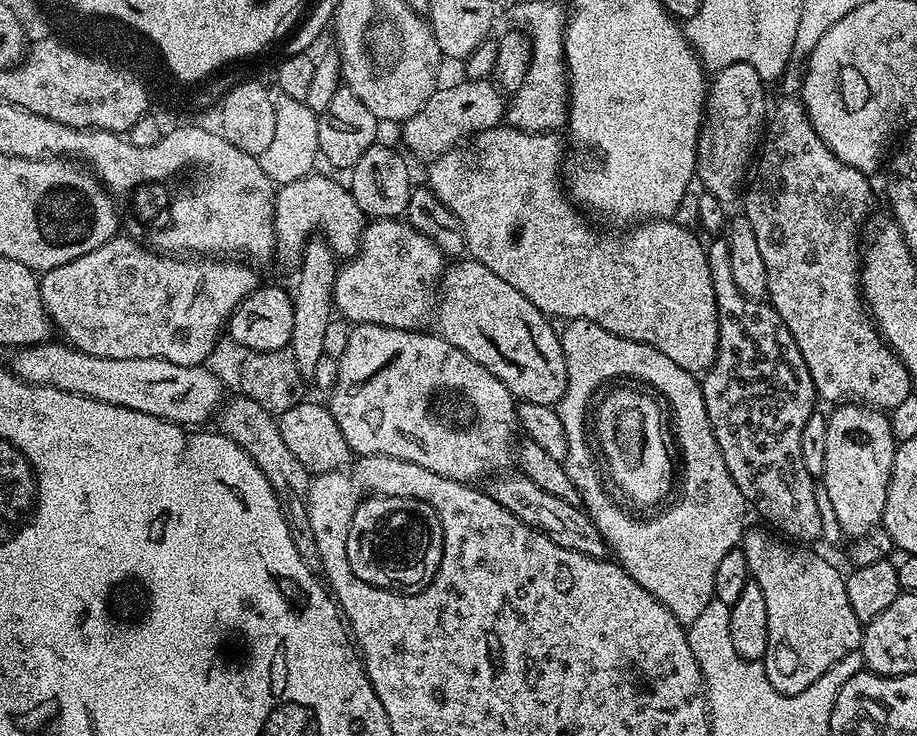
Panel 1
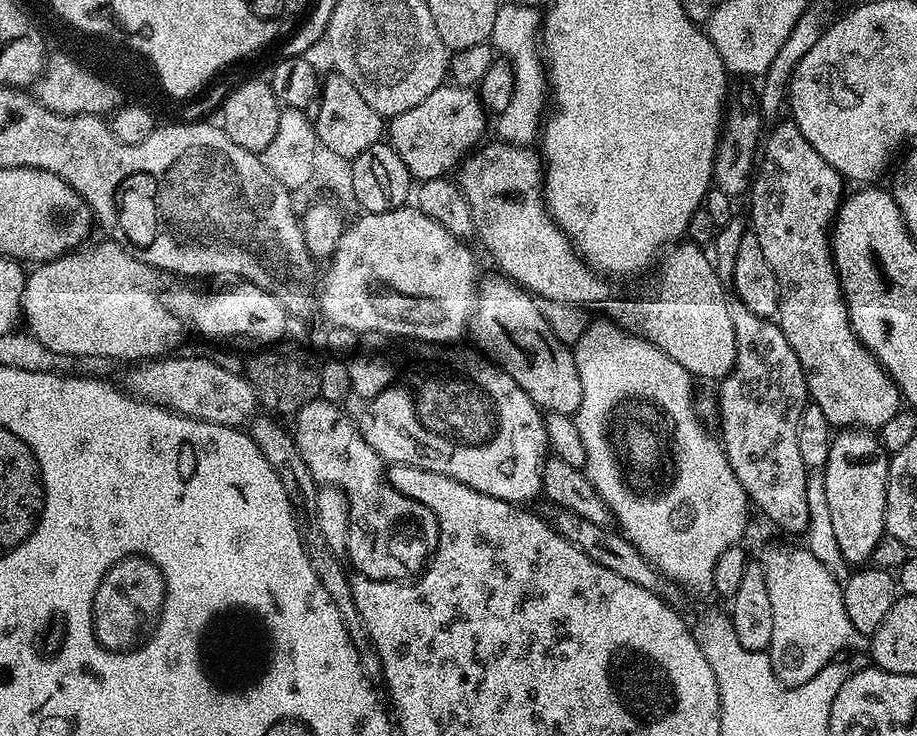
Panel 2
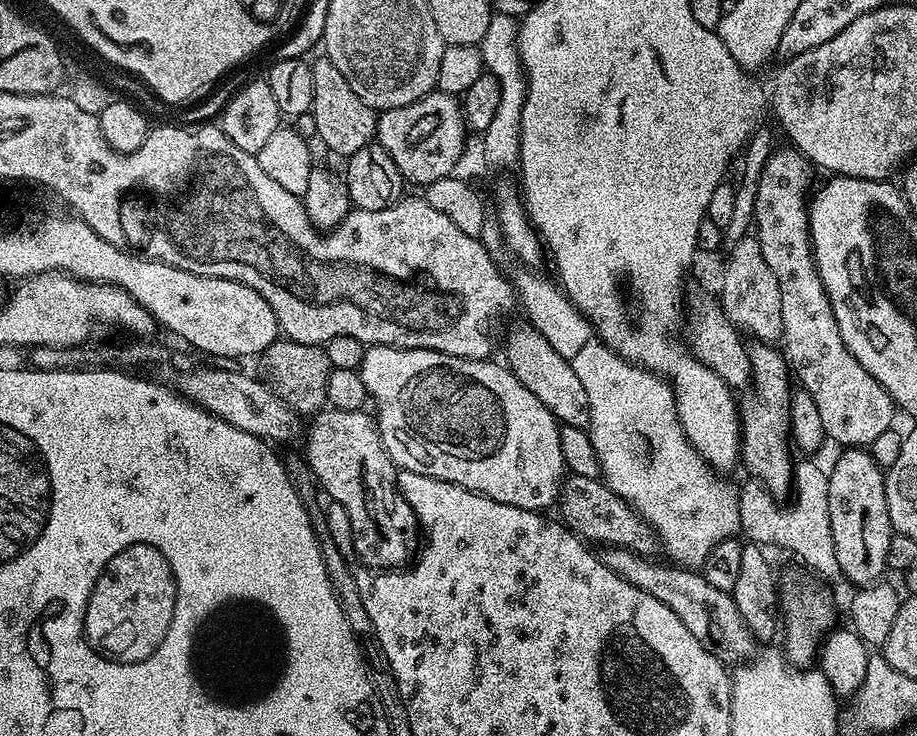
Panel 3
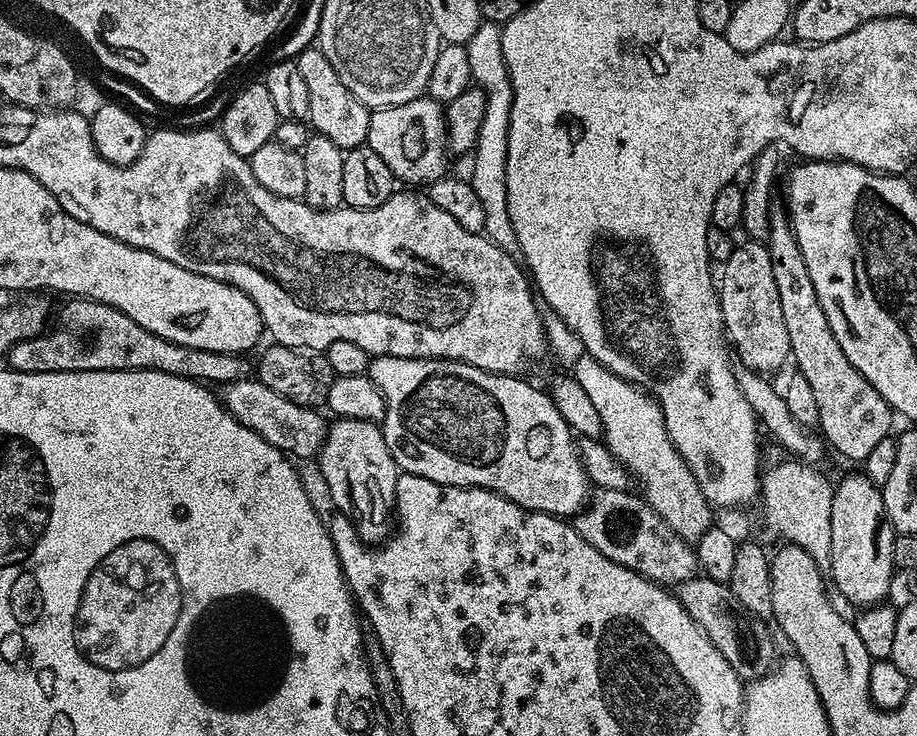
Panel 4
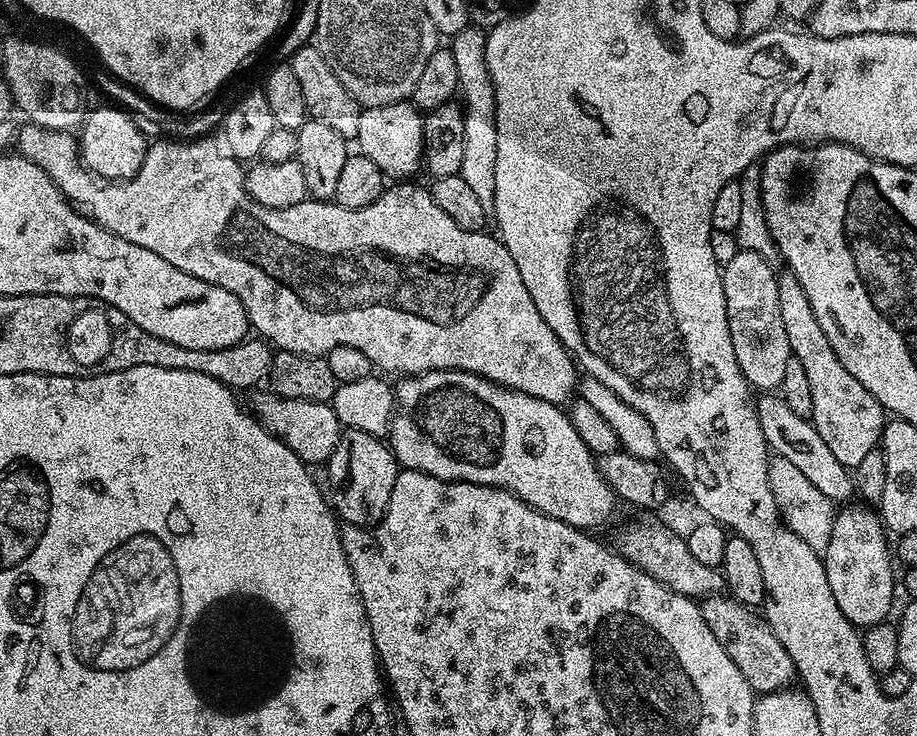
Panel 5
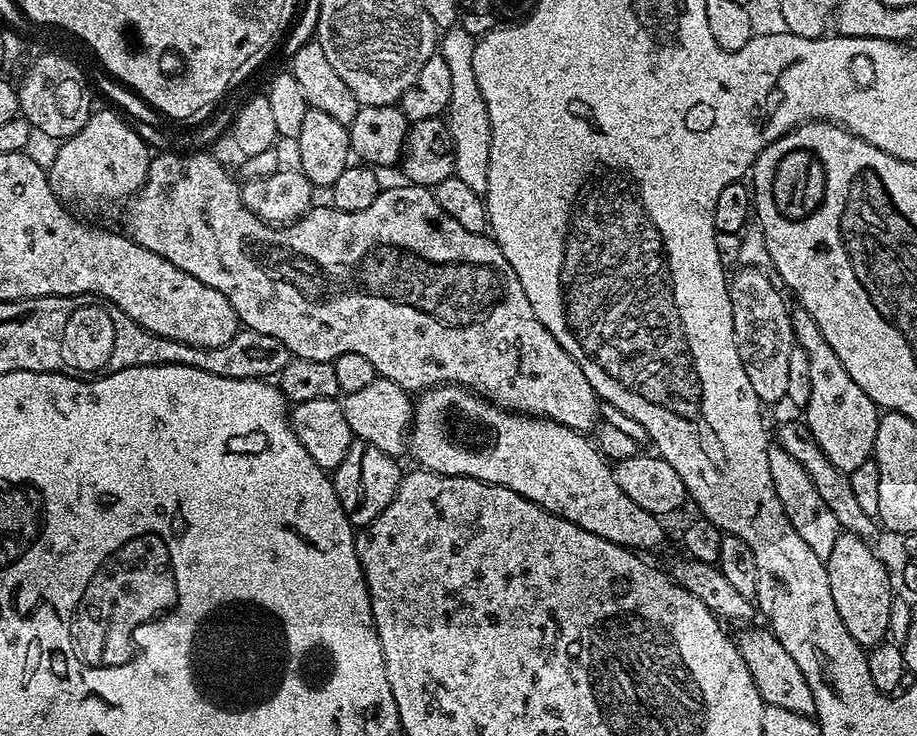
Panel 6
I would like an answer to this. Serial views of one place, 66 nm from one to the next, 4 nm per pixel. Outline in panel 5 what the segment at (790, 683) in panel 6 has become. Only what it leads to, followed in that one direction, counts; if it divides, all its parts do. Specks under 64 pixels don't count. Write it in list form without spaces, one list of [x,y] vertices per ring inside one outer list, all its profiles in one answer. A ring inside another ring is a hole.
[[[728,594],[705,596],[699,601],[699,606],[706,618],[706,626],[714,630],[714,638],[722,642],[722,650],[726,650],[734,666],[742,670],[742,678],[750,682],[753,693],[783,692],[791,685],[788,684],[791,680],[797,679],[796,667],[790,654],[786,654],[786,646],[778,642],[778,634],[774,634],[768,621],[757,609],[733,600]]]

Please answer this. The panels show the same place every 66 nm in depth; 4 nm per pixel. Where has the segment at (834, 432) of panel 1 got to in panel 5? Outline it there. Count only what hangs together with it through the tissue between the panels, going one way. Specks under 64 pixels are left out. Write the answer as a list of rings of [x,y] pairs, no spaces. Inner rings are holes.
[[[844,506],[837,511],[834,526],[830,530],[830,542],[826,542],[822,559],[826,582],[830,582],[830,594],[834,594],[838,610],[842,610],[844,617],[857,630],[867,630],[889,619],[892,595],[896,592],[892,585],[894,556],[890,551],[890,540],[888,544],[889,533],[879,515],[868,506],[848,507],[852,506]]]

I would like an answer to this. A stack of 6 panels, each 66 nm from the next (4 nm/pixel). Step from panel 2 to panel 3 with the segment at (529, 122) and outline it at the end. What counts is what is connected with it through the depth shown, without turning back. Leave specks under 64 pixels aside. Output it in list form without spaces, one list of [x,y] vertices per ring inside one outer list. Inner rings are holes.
[[[493,14],[490,26],[486,26],[486,34],[478,45],[487,75],[493,76],[500,87],[498,110],[482,134],[484,160],[496,168],[515,165],[520,158],[520,115],[528,86],[524,78],[524,67],[520,65],[520,52],[516,49],[517,31],[518,24],[513,17]]]

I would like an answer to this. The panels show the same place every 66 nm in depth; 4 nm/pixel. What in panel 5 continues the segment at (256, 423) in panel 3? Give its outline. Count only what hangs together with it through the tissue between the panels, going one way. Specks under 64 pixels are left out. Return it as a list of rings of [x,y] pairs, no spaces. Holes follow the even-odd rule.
[[[256,390],[251,393],[252,404],[250,411],[260,425],[270,434],[274,434],[302,462],[309,466],[327,465],[330,454],[334,454],[334,446],[338,446],[342,425],[338,414],[334,414],[331,403],[323,400],[295,400],[294,398],[282,398],[271,390]]]

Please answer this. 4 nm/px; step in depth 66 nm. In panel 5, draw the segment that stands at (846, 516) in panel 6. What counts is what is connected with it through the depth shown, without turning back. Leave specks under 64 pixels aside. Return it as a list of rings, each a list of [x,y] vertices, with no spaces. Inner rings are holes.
[[[760,394],[755,397],[758,422],[762,426],[762,434],[766,438],[769,449],[775,455],[786,458],[798,471],[809,479],[826,498],[833,502],[848,502],[854,496],[854,476],[834,453],[822,442],[822,434],[813,426],[811,419],[794,414],[790,406],[786,406],[783,396],[779,394]]]

